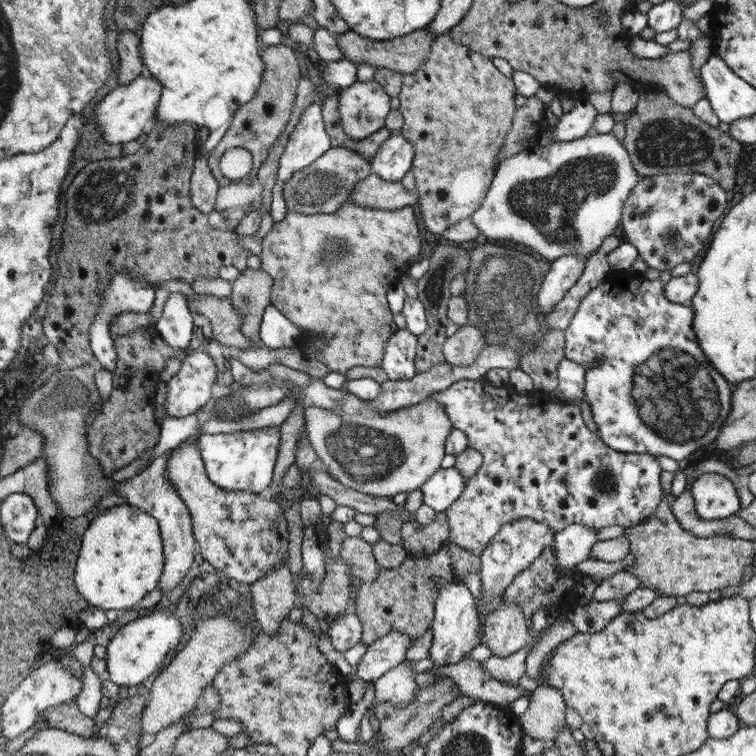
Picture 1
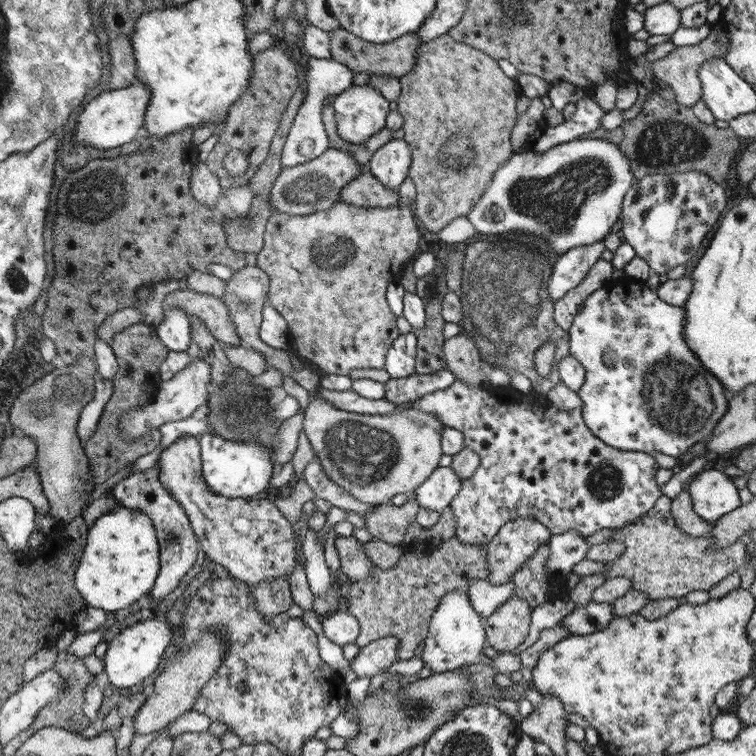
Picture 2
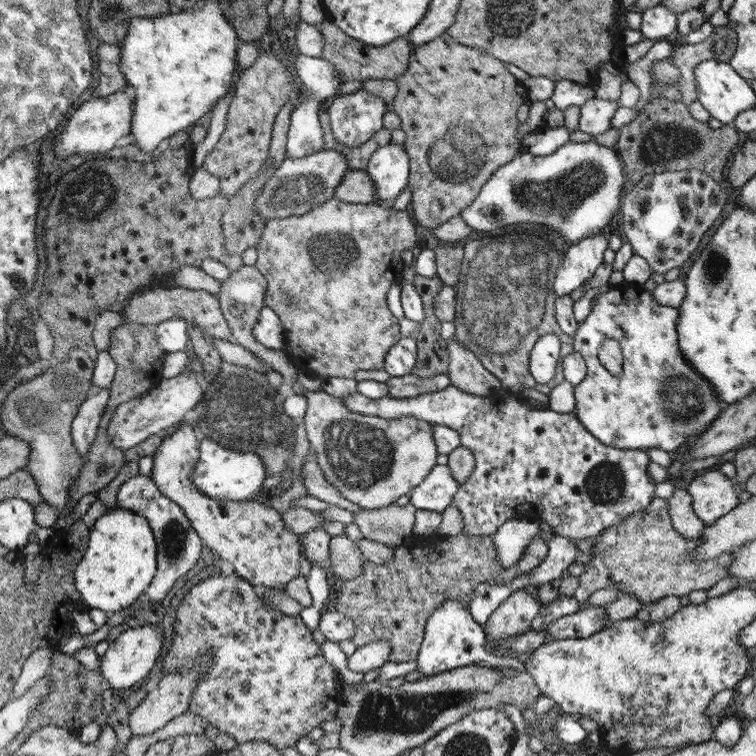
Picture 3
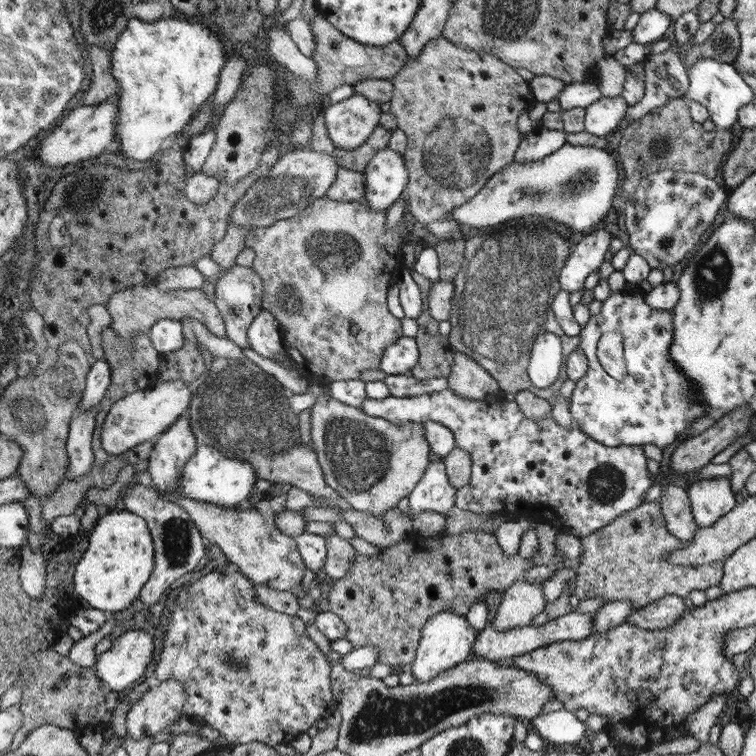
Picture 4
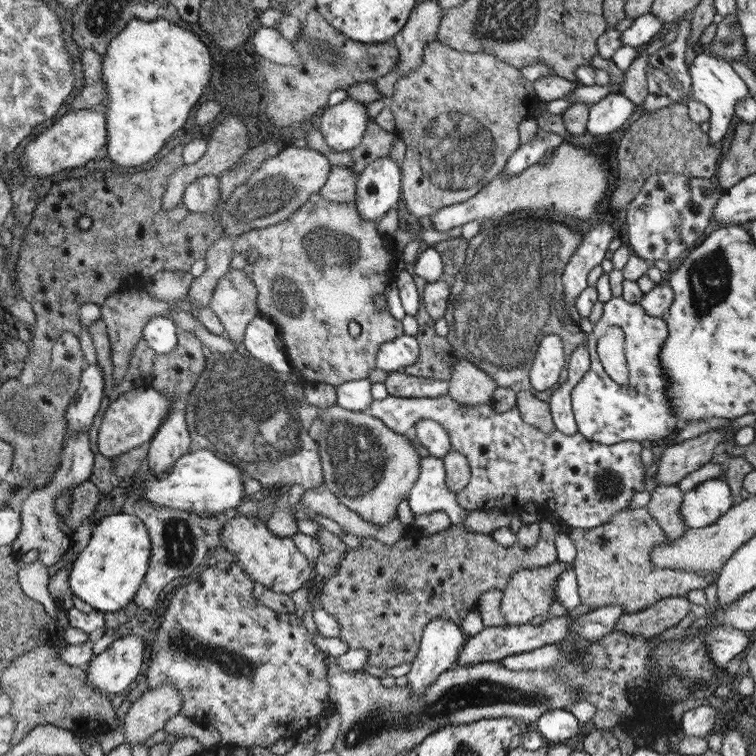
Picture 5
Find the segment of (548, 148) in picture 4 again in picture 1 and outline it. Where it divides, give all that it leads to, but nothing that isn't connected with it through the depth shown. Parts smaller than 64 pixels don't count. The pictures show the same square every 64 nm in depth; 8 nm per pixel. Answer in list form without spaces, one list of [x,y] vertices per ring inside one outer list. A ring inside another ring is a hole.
[[[575,100],[575,108],[569,110],[567,114],[563,114],[555,126],[555,132],[553,132],[553,142],[555,140],[575,140],[575,138],[581,138],[585,134],[589,134],[589,128],[595,120],[597,112],[595,108],[587,102],[587,100]]]

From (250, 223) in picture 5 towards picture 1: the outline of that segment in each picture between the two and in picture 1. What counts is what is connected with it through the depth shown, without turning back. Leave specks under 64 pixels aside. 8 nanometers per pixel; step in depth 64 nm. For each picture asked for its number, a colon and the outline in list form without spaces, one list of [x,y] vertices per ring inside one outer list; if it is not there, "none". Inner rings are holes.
1: [[[329,148],[315,162],[291,176],[291,182],[287,182],[287,186],[283,188],[285,206],[289,212],[297,214],[335,214],[343,206],[351,204],[355,186],[363,184],[363,180],[367,180],[367,176],[371,174],[371,162],[359,152],[347,148]]]
2: [[[329,148],[307,164],[283,170],[271,186],[269,206],[277,214],[289,214],[289,216],[309,216],[313,212],[327,212],[327,210],[331,210],[333,204],[341,202],[341,190],[351,180],[357,180],[357,176],[365,174],[365,172],[367,172],[367,166],[359,164],[353,154],[349,154],[345,150]]]
3: [[[321,150],[317,154],[299,158],[299,160],[283,160],[283,164],[275,170],[271,180],[265,182],[265,188],[261,190],[255,206],[261,218],[265,222],[269,218],[291,218],[291,216],[303,216],[311,212],[315,206],[323,206],[329,200],[335,198],[335,188],[341,186],[343,176],[351,172],[349,160],[335,150]]]
4: [[[287,152],[271,166],[267,178],[253,180],[245,196],[233,206],[235,222],[253,224],[255,228],[269,226],[277,220],[287,220],[305,212],[311,202],[327,196],[339,174],[339,160],[331,152]]]

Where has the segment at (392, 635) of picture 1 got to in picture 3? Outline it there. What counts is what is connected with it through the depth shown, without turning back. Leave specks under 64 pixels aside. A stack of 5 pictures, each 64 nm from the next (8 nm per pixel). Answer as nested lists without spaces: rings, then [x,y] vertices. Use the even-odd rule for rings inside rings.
[[[377,640],[377,642],[371,642],[371,644],[365,644],[365,646],[357,648],[347,658],[347,666],[353,672],[367,674],[369,670],[381,668],[389,660],[391,660],[391,644],[389,644],[389,640]]]

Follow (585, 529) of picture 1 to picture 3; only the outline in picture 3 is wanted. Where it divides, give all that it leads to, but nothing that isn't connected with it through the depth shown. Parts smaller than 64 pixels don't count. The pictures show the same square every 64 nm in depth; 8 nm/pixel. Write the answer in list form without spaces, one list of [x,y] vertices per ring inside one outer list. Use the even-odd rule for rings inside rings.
[[[553,536],[549,542],[547,542],[547,546],[549,546],[549,552],[547,552],[547,556],[545,556],[545,560],[531,572],[531,576],[521,576],[521,578],[513,578],[513,580],[509,580],[507,584],[489,584],[489,582],[479,582],[473,590],[471,590],[471,600],[469,600],[469,614],[471,614],[471,618],[477,622],[477,624],[481,624],[481,626],[485,626],[485,620],[499,608],[499,604],[503,602],[503,600],[507,600],[509,598],[509,594],[513,594],[513,592],[517,592],[517,590],[521,590],[525,584],[529,584],[529,582],[533,582],[533,584],[549,584],[549,582],[553,582],[553,580],[559,580],[561,576],[563,576],[563,572],[573,564],[573,562],[577,562],[577,558],[581,556],[581,550],[577,548],[577,540],[571,540],[571,538],[563,538],[563,536]]]

